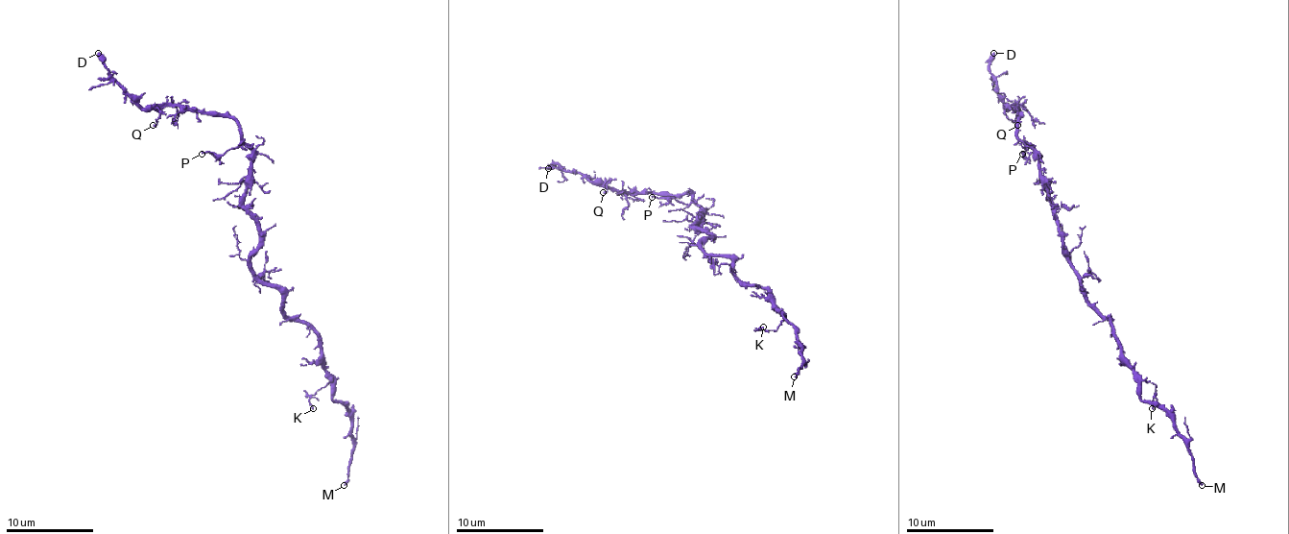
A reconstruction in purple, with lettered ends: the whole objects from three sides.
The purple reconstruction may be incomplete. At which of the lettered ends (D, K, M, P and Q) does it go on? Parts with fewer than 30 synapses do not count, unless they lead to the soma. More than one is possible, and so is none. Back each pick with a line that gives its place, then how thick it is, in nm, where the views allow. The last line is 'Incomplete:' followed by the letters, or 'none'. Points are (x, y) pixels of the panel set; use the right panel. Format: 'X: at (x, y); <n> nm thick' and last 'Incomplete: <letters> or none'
D: at (993, 53); 440 nm thick
Incomplete: D

